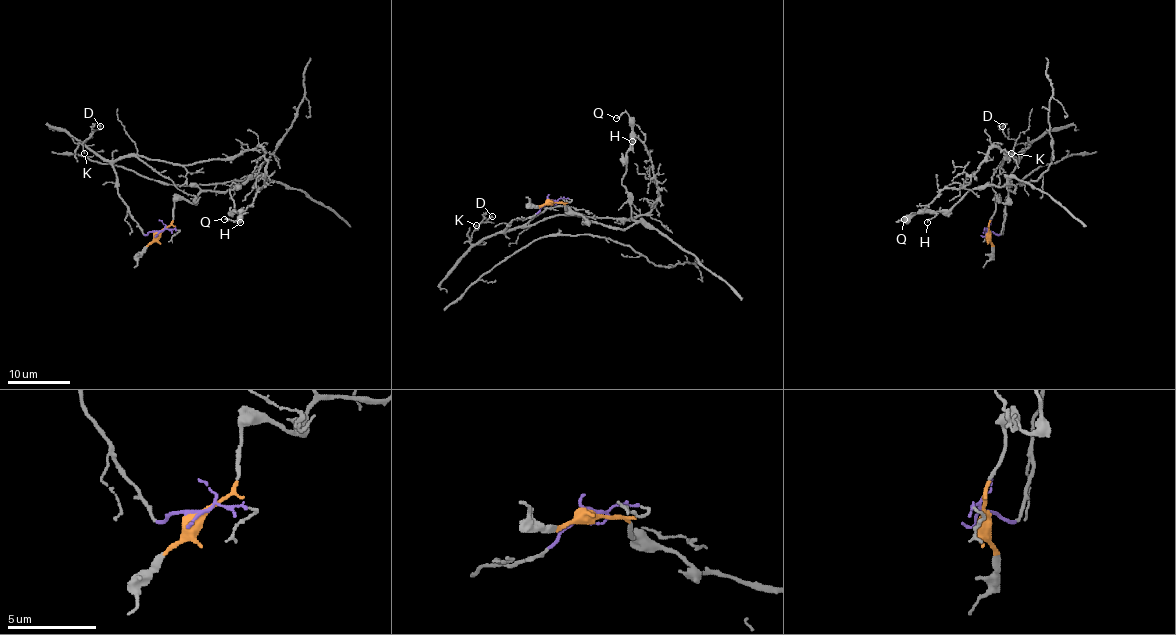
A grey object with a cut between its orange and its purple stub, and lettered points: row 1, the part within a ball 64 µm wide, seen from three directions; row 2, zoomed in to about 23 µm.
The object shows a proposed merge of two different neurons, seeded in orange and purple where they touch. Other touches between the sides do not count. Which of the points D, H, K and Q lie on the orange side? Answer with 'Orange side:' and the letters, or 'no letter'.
Orange side: H, Q

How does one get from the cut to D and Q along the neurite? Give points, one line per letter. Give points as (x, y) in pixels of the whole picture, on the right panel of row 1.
D: (986, 232), (997, 235), (1002, 230), (1013, 169), (1030, 142), (1010, 139), (1003, 133), (1002, 127)
Q: (988, 232), (997, 200), (1005, 202), (1013, 185), (982, 185), (949, 210), (919, 211), (903, 219)

